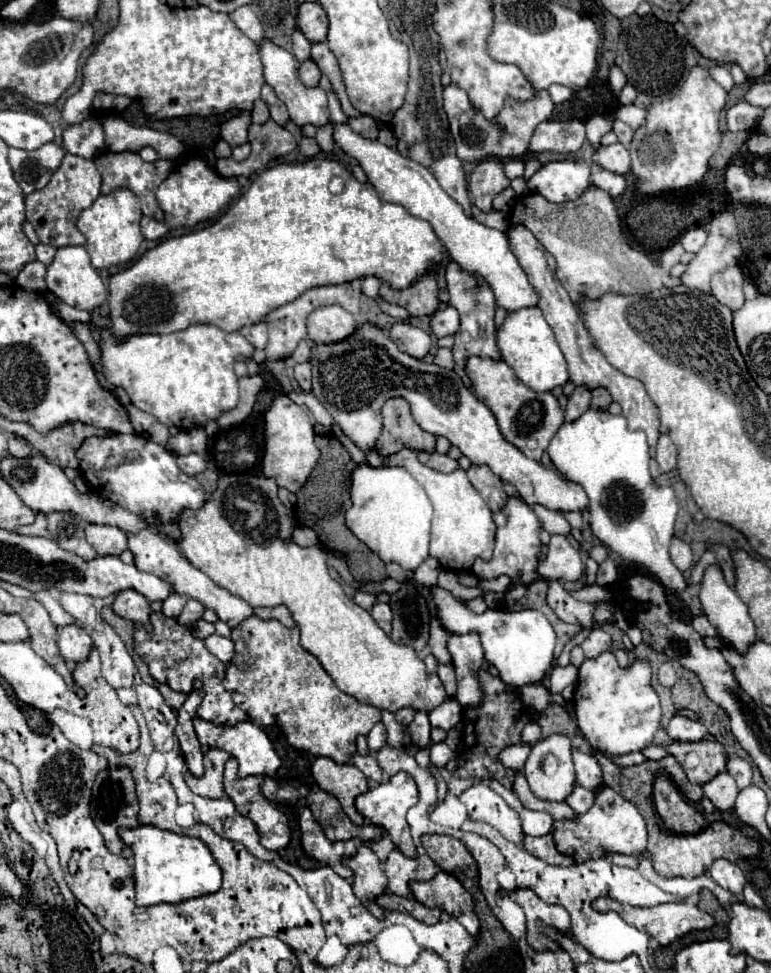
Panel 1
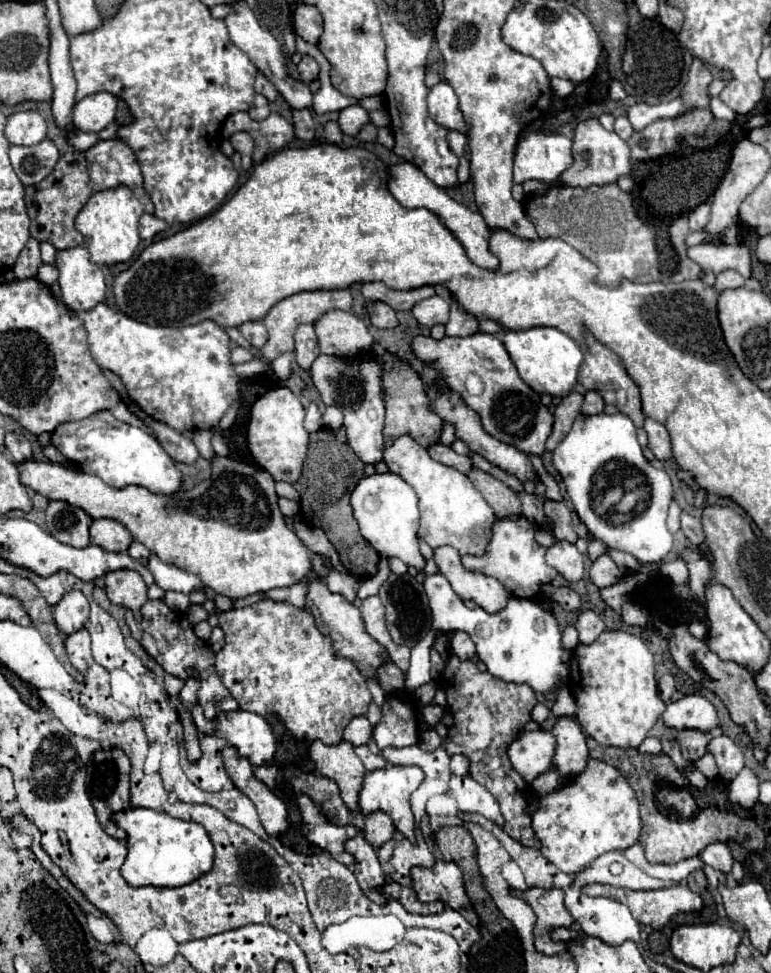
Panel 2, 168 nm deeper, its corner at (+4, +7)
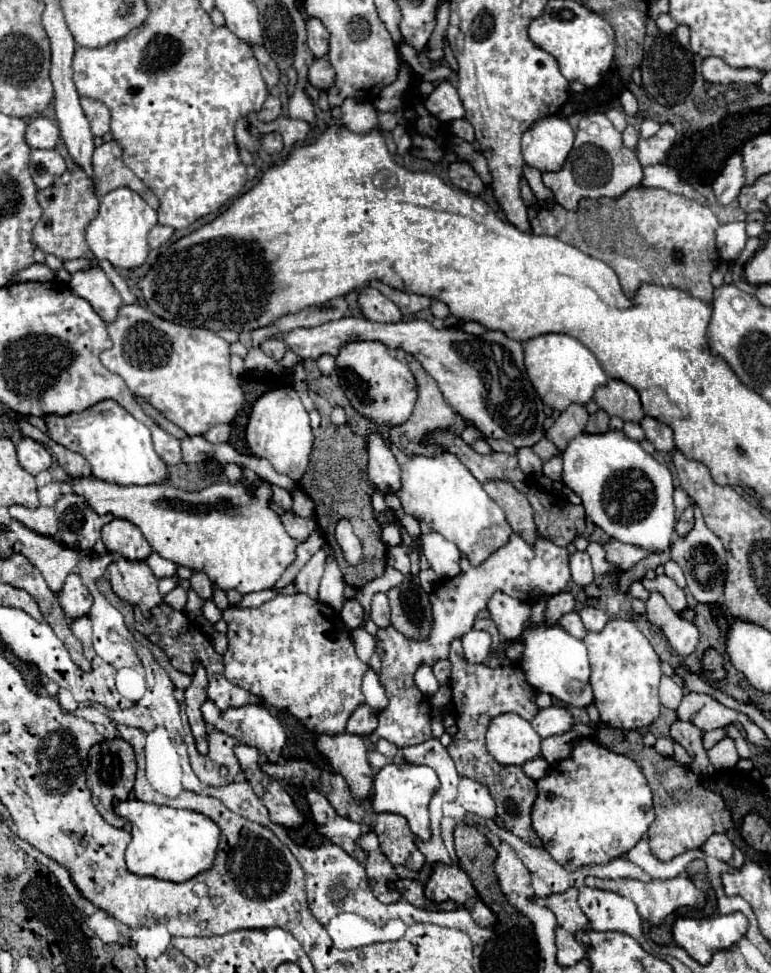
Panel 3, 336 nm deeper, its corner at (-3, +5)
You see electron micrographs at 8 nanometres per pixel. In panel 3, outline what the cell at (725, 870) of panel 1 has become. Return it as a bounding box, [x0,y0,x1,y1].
[703,833,733,863]

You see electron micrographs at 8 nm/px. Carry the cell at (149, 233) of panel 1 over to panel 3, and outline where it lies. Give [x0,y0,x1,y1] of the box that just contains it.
[149,225,173,249]

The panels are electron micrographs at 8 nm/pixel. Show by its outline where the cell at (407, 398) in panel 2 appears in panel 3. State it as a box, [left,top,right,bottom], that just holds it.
[389,351,467,457]

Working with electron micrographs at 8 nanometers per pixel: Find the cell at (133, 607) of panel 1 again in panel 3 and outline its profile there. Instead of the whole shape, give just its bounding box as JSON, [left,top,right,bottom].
[107,559,163,609]

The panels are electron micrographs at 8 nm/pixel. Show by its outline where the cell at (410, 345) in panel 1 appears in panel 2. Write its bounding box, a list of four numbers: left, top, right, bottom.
[366,303,398,329]

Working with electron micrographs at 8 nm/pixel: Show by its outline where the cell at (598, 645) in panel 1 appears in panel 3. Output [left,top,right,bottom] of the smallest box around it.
[579,607,609,631]

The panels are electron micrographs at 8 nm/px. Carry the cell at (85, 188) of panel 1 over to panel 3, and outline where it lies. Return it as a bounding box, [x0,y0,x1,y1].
[33,167,99,261]

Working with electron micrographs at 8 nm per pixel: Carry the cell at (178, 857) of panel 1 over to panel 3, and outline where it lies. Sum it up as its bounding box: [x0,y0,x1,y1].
[117,799,221,883]

